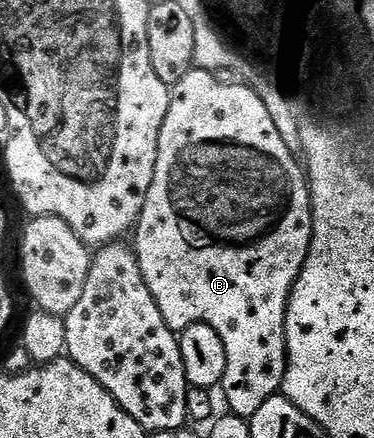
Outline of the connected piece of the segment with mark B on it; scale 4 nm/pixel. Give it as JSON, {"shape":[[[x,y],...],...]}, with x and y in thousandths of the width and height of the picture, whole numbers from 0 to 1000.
{"shape":[[[532,153],[489,169],[489,178],[479,178],[479,187],[460,194],[447,269],[436,269],[436,297],[425,297],[414,406],[404,416],[404,434],[393,443],[377,495],[366,500],[364,530],[361,573],[372,616],[382,616],[393,662],[404,662],[425,699],[425,717],[436,717],[447,744],[476,763],[516,740],[551,740],[564,744],[564,753],[575,753],[575,763],[586,763],[586,772],[596,772],[596,799],[607,799],[607,845],[591,865],[586,895],[602,902],[602,913],[612,920],[610,938],[620,947],[674,954],[682,936],[693,936],[693,927],[703,927],[714,909],[749,897],[767,845],[762,737],[773,674],[810,616],[810,598],[821,598],[837,541],[837,473],[826,459],[826,413],[797,358],[767,333],[767,324],[757,324],[757,306],[746,306],[735,279],[725,279],[725,260],[714,260],[714,242],[703,242],[703,224],[693,224],[684,199],[655,187],[639,194],[583,189],[564,164],[548,164]]]}

